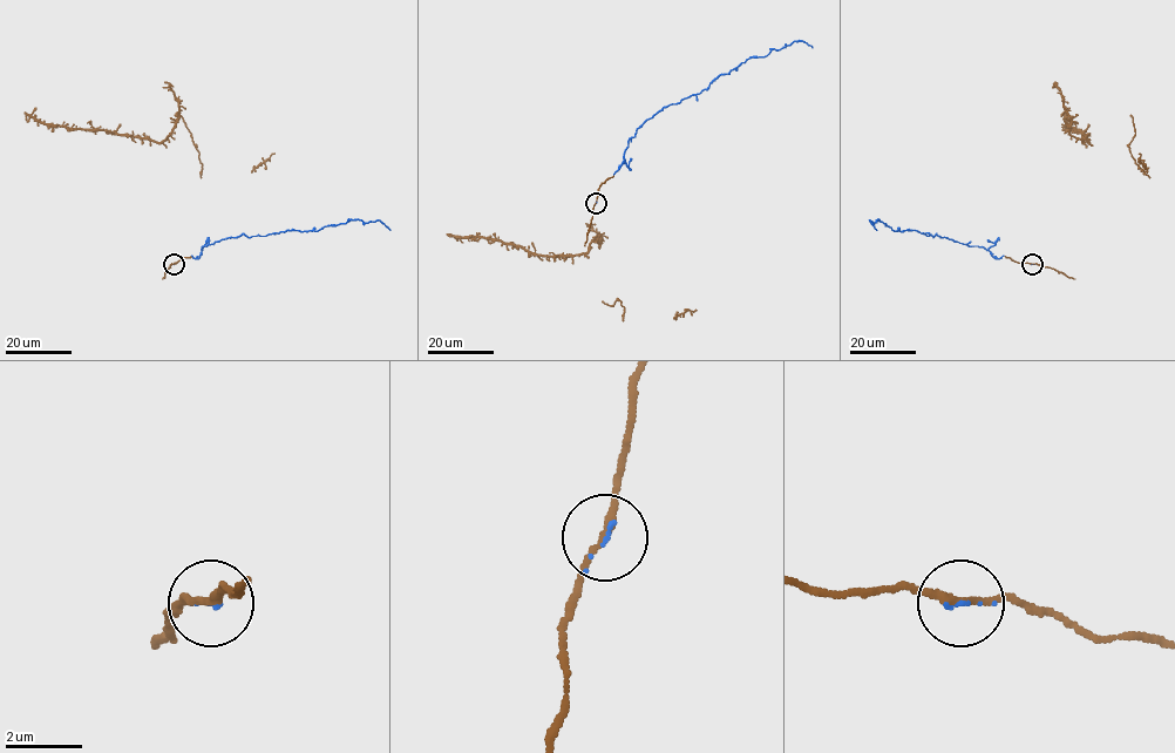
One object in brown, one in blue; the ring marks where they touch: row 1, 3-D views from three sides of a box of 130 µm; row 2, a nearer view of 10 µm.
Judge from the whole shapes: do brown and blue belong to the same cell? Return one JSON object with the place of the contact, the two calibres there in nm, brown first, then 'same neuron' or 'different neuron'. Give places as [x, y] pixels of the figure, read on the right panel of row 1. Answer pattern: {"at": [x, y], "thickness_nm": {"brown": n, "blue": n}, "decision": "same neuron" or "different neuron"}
{"at": [1032, 264], "thickness_nm": {"brown": 180, "blue": 70}, "decision": "same neuron"}

